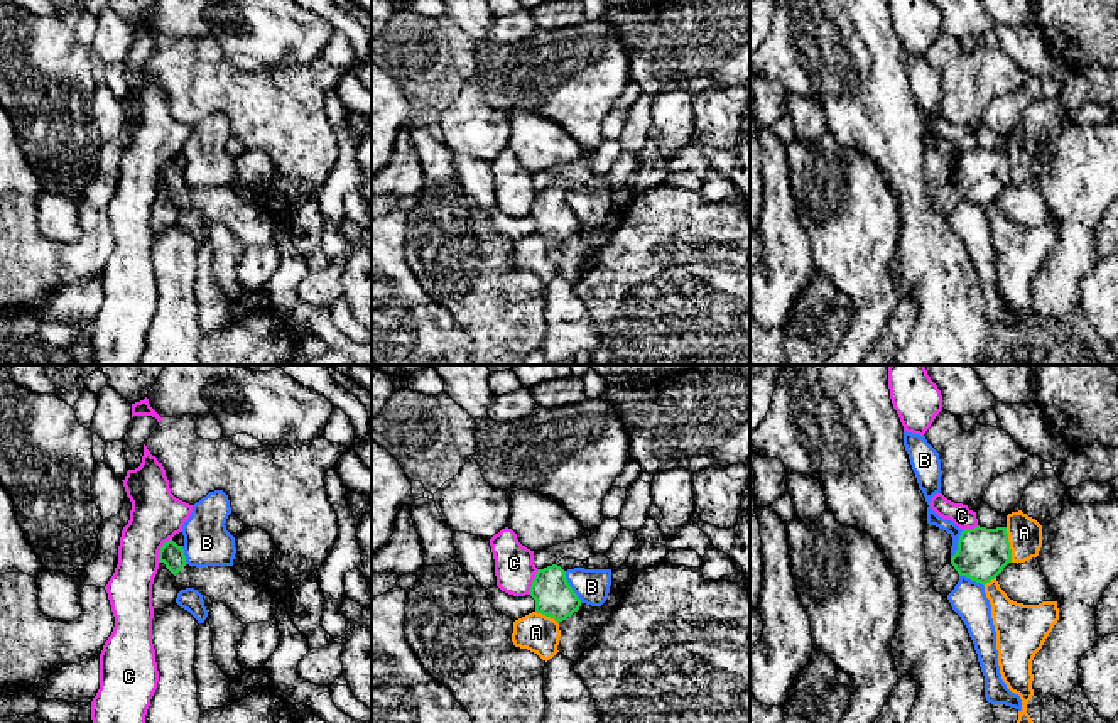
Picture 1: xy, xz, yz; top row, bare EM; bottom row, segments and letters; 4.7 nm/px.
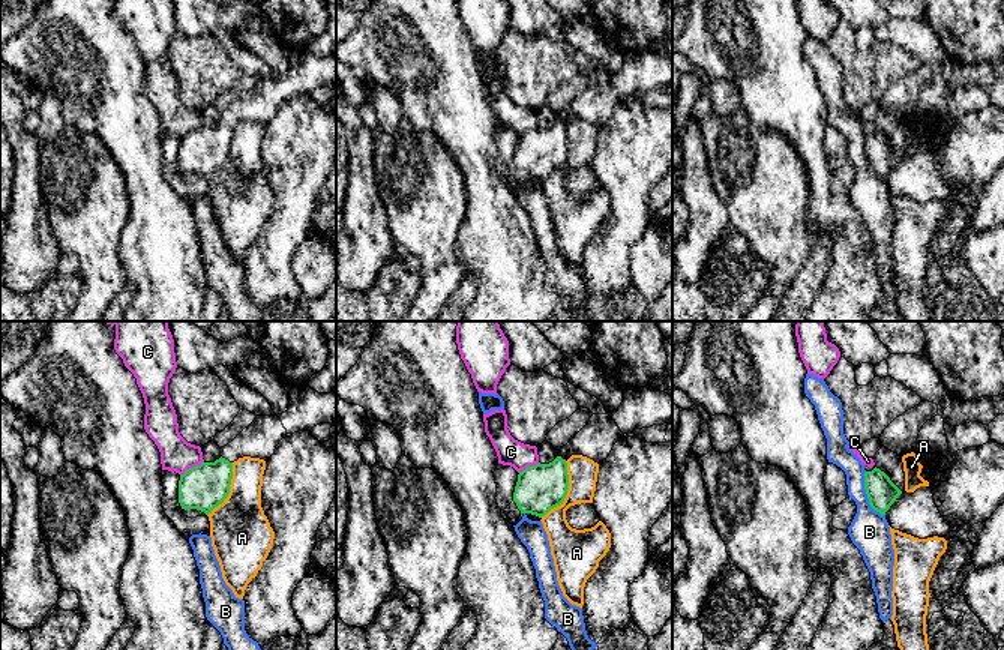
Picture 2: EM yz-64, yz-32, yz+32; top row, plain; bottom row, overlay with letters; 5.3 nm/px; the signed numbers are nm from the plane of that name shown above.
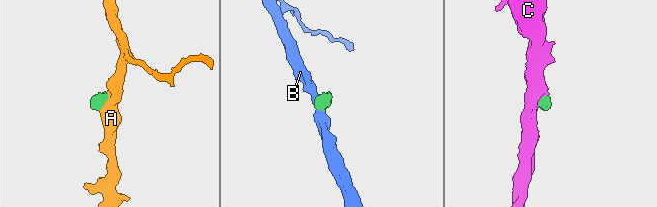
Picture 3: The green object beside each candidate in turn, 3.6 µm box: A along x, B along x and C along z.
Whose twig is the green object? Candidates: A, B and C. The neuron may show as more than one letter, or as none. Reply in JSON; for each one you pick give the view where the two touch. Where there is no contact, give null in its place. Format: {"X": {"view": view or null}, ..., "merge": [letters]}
{"merge": []}

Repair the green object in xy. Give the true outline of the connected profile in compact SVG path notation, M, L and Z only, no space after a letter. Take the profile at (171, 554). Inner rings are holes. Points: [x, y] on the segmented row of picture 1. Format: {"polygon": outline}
{"polygon": "M172 539L160 547L159 563L164 563L174 574L179 591L198 590L206 610L221 601L243 625L275 618L277 598L265 584L243 579L235 566L189 566L182 546L177 546Z"}

